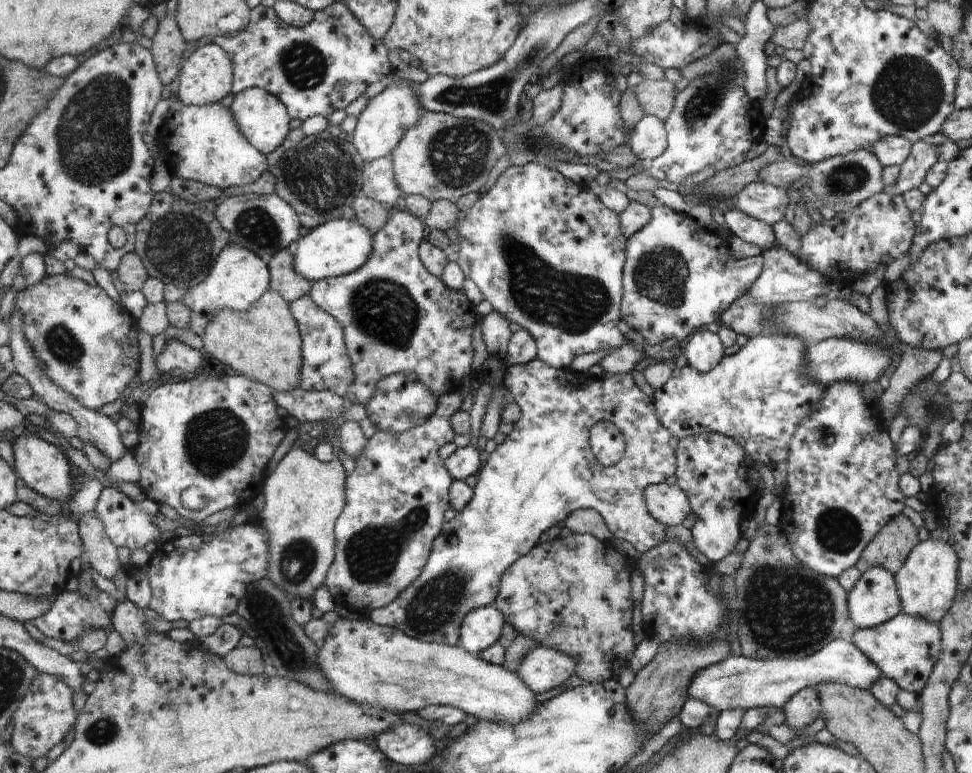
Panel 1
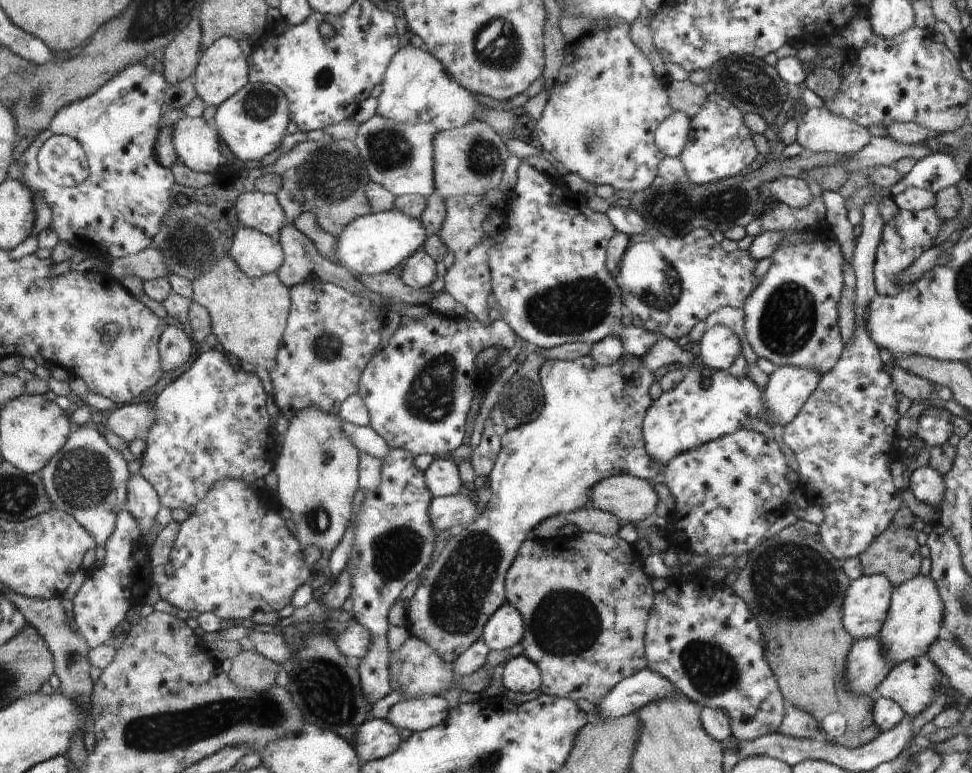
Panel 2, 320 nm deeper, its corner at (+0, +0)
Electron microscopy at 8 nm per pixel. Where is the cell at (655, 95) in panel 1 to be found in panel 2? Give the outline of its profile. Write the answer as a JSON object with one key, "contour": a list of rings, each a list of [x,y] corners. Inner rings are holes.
{"contour":[[[668,80],[672,111],[685,112],[691,119],[706,102],[707,94],[700,85],[687,81]]]}

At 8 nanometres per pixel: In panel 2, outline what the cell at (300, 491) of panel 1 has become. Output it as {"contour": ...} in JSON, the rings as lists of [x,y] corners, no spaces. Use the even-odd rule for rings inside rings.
{"contour":[[[318,407],[301,410],[296,417],[289,420],[289,425],[282,446],[281,457],[277,460],[274,472],[278,475],[277,494],[281,506],[292,512],[291,520],[296,524],[296,534],[302,540],[302,546],[314,544],[322,548],[334,548],[344,536],[352,516],[352,500],[359,489],[358,462],[361,462],[360,452],[356,445],[343,432],[340,426],[342,420],[338,416],[327,413]]]}

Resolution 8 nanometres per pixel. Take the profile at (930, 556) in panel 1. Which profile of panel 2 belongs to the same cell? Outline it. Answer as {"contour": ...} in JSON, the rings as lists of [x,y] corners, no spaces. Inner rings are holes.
{"contour":[[[918,575],[900,586],[893,587],[892,608],[879,633],[879,641],[885,656],[892,665],[922,657],[929,652],[929,646],[940,637],[944,625],[944,602],[937,585],[929,576]]]}

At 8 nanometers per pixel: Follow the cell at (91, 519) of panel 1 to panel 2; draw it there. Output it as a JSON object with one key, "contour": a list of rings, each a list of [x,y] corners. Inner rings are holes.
{"contour":[[[91,423],[80,425],[78,430],[69,434],[65,445],[49,460],[45,468],[41,470],[40,476],[52,506],[73,515],[89,531],[95,540],[96,547],[102,551],[105,542],[109,540],[116,528],[118,513],[128,508],[130,472],[128,472],[128,464],[122,458],[122,452],[112,448],[106,442],[101,427]]]}

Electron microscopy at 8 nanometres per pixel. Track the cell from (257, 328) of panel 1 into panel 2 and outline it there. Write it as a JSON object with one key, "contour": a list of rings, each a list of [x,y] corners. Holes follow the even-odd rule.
{"contour":[[[228,252],[218,257],[192,284],[192,300],[209,312],[211,332],[225,352],[240,358],[246,368],[273,369],[290,312],[290,292],[279,274],[250,278]]]}

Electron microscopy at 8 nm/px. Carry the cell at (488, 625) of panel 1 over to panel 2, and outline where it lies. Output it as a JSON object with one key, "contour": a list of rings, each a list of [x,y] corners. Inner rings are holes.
{"contour":[[[506,603],[490,618],[480,640],[484,641],[489,649],[506,650],[522,642],[525,629],[521,611],[510,603]]]}

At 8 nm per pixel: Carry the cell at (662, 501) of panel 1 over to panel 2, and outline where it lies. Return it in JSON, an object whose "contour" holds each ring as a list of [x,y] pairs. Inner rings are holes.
{"contour":[[[614,475],[597,482],[589,492],[588,507],[616,515],[622,523],[638,523],[656,510],[658,496],[646,479]]]}

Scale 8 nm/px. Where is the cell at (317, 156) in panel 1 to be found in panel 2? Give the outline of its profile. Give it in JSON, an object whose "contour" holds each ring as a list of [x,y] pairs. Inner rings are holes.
{"contour":[[[333,140],[317,149],[304,165],[298,166],[296,172],[303,190],[305,208],[314,212],[318,226],[332,236],[337,237],[355,218],[372,213],[365,195],[365,186],[370,182],[370,177],[357,143]]]}

